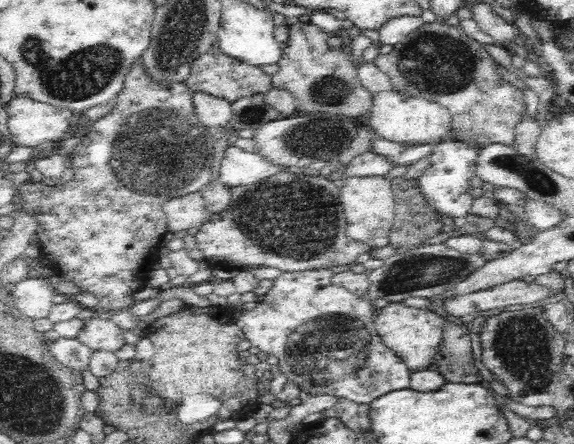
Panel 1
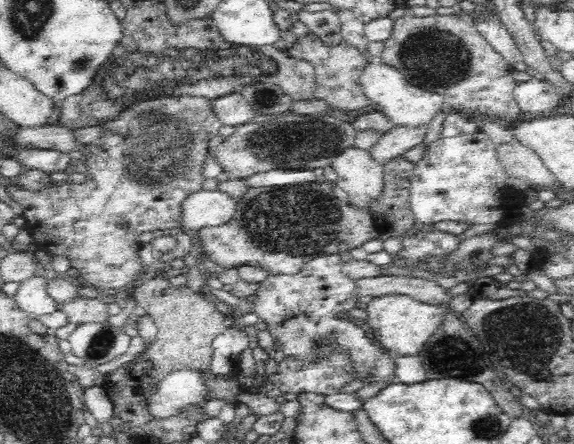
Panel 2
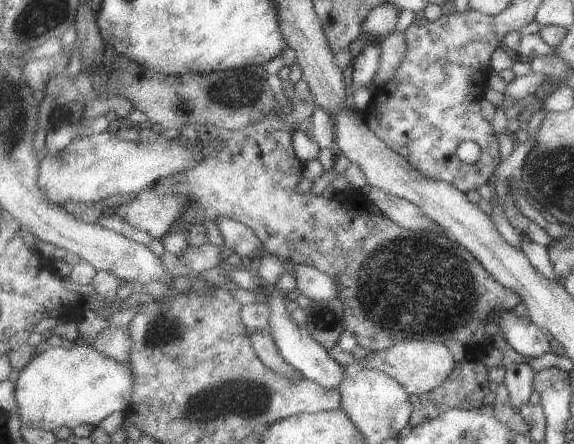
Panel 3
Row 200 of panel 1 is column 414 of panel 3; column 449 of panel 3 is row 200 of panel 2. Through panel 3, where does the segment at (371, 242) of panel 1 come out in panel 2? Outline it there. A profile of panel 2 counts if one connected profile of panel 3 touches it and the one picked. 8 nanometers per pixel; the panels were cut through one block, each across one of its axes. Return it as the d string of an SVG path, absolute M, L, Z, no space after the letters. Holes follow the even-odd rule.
M358 147L347 148L330 165L338 174L337 185L348 193L348 205L369 210L384 188L383 166L370 157L368 149Z

